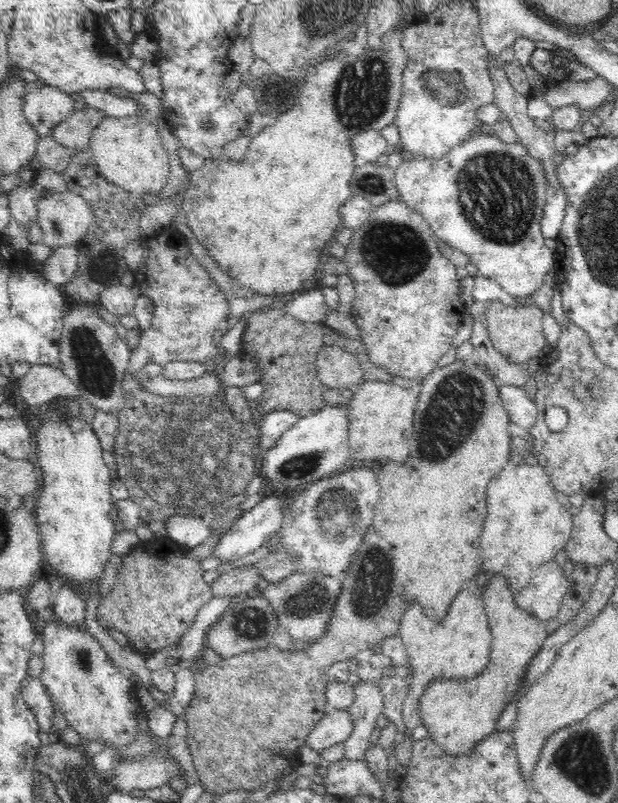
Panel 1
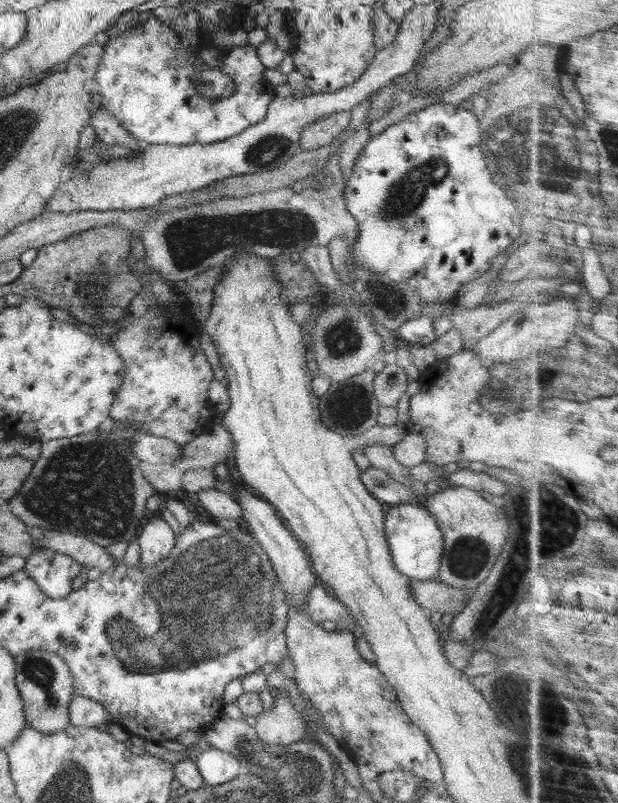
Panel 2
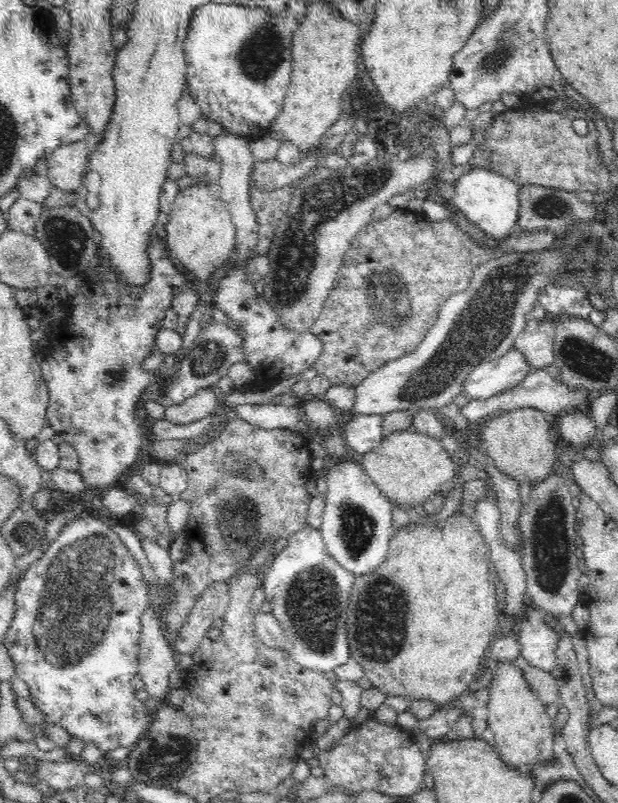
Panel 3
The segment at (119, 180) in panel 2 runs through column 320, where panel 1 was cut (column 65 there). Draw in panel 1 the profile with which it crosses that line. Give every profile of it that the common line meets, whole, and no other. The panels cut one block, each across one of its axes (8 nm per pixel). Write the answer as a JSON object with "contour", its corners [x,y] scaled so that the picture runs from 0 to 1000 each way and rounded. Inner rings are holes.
{"contour":[[[78,106],[49,108],[37,123],[37,139],[65,172],[83,169],[84,159],[117,143],[123,122]]]}

